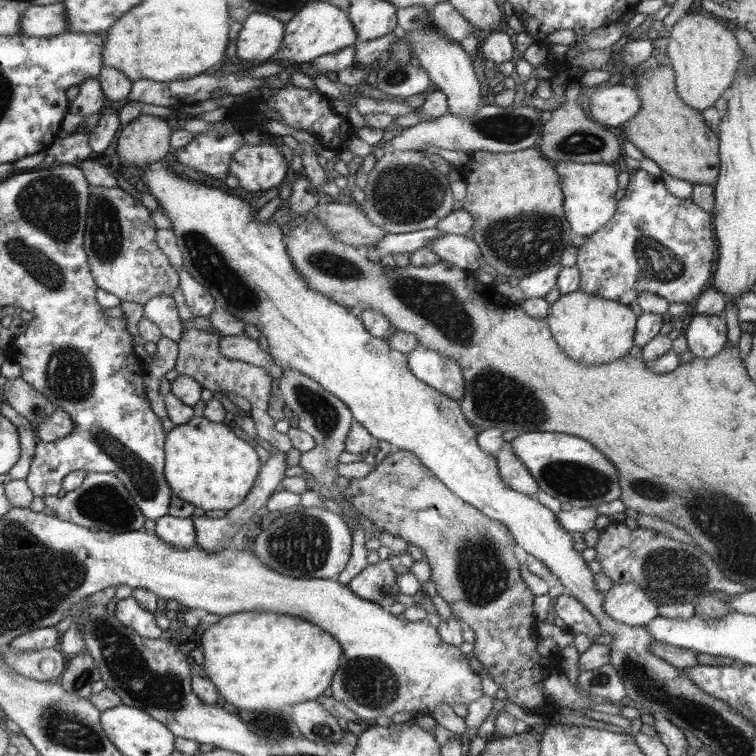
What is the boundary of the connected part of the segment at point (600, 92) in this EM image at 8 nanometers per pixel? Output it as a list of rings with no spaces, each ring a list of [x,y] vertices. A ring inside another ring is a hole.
[[[598,85],[597,89],[588,95],[585,103],[585,108],[598,124],[606,126],[619,126],[635,117],[642,110],[642,99],[636,88],[628,85]]]

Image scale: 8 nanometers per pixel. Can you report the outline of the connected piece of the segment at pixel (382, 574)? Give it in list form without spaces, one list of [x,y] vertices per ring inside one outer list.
[[[392,556],[378,561],[376,565],[368,564],[356,578],[347,584],[347,587],[356,593],[356,596],[375,601],[376,604],[388,609],[395,603],[395,598],[400,593],[396,584],[398,573],[392,569],[394,562],[396,557]]]

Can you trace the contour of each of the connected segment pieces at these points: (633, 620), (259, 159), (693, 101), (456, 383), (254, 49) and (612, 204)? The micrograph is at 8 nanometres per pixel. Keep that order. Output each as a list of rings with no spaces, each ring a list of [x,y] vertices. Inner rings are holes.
[[[638,584],[614,585],[604,592],[604,609],[614,620],[632,626],[647,626],[659,615],[659,604]]]
[[[246,143],[234,154],[229,174],[238,178],[240,188],[248,192],[258,192],[282,185],[286,170],[288,162],[278,154],[278,147],[268,143]]]
[[[700,9],[699,13],[686,13],[672,26],[664,37],[664,47],[670,66],[676,72],[679,96],[692,108],[706,110],[712,108],[734,82],[736,71],[742,60],[742,50],[736,44],[732,31]]]
[[[420,342],[406,355],[411,372],[420,380],[427,382],[432,388],[439,389],[453,400],[464,398],[463,372],[454,359],[448,358]]]
[[[260,14],[248,15],[236,37],[237,61],[264,64],[272,60],[282,48],[286,25],[278,17]]]
[[[558,162],[554,163],[560,176],[563,177],[562,187],[565,193],[566,217],[572,225],[572,230],[578,236],[594,235],[618,211],[618,200],[614,198],[618,190],[616,168],[604,163]]]

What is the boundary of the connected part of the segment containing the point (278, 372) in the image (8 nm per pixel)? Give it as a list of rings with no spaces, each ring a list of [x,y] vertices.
[[[246,334],[242,336],[224,336],[219,338],[220,352],[226,358],[242,360],[250,364],[266,369],[268,375],[272,378],[280,378],[283,375],[283,369],[276,366],[271,359],[268,351],[260,348],[258,340],[250,339]]]

